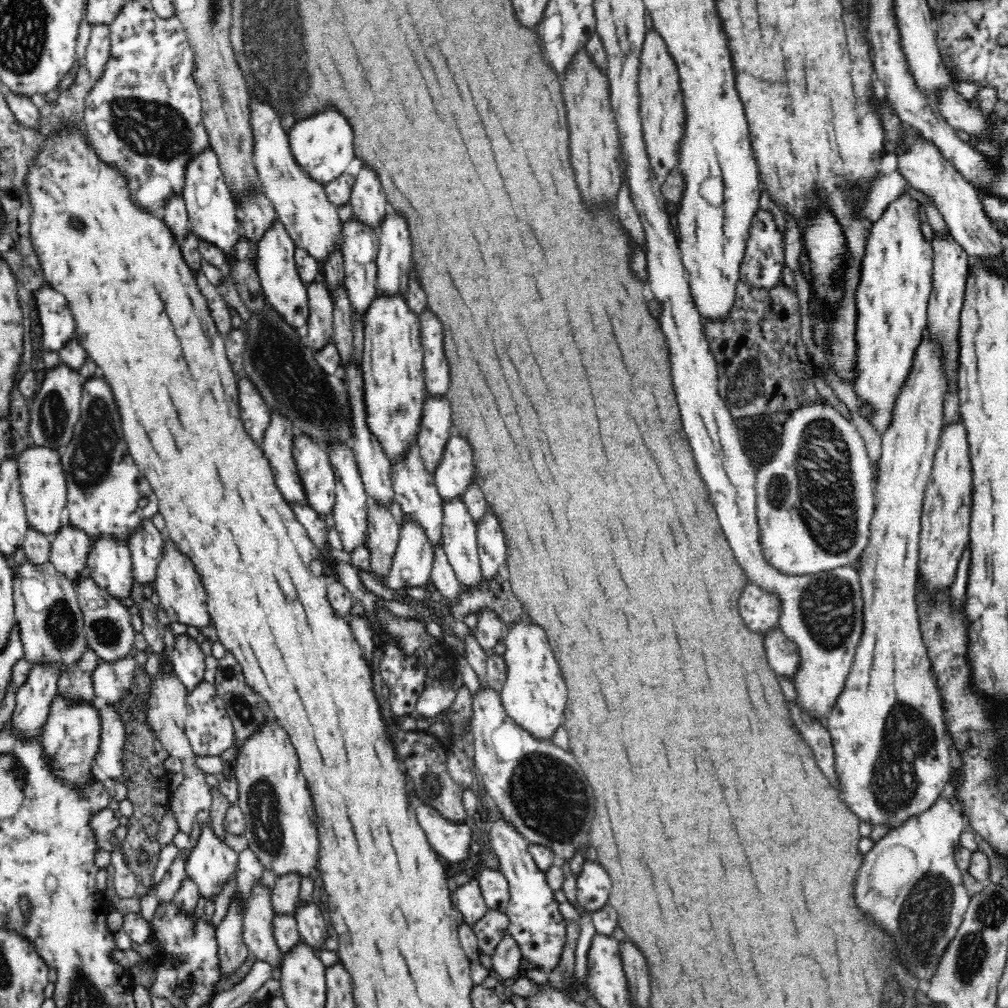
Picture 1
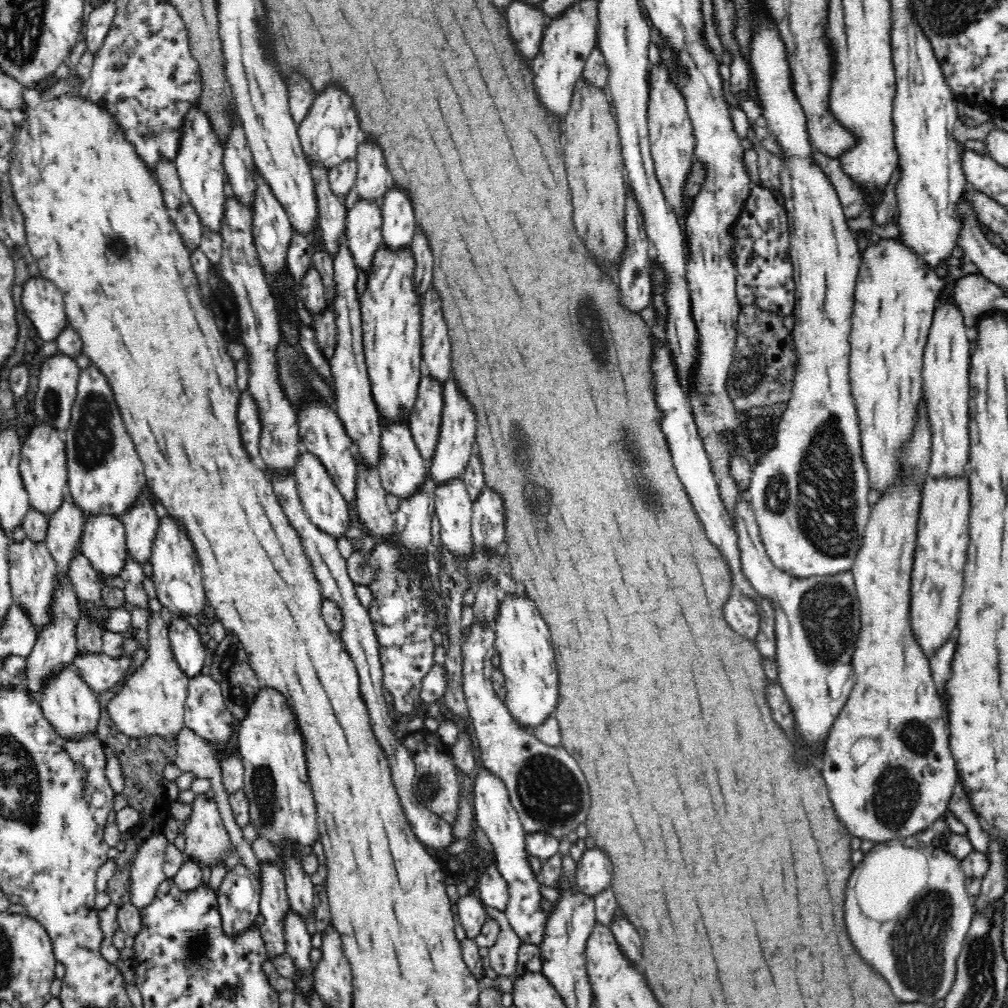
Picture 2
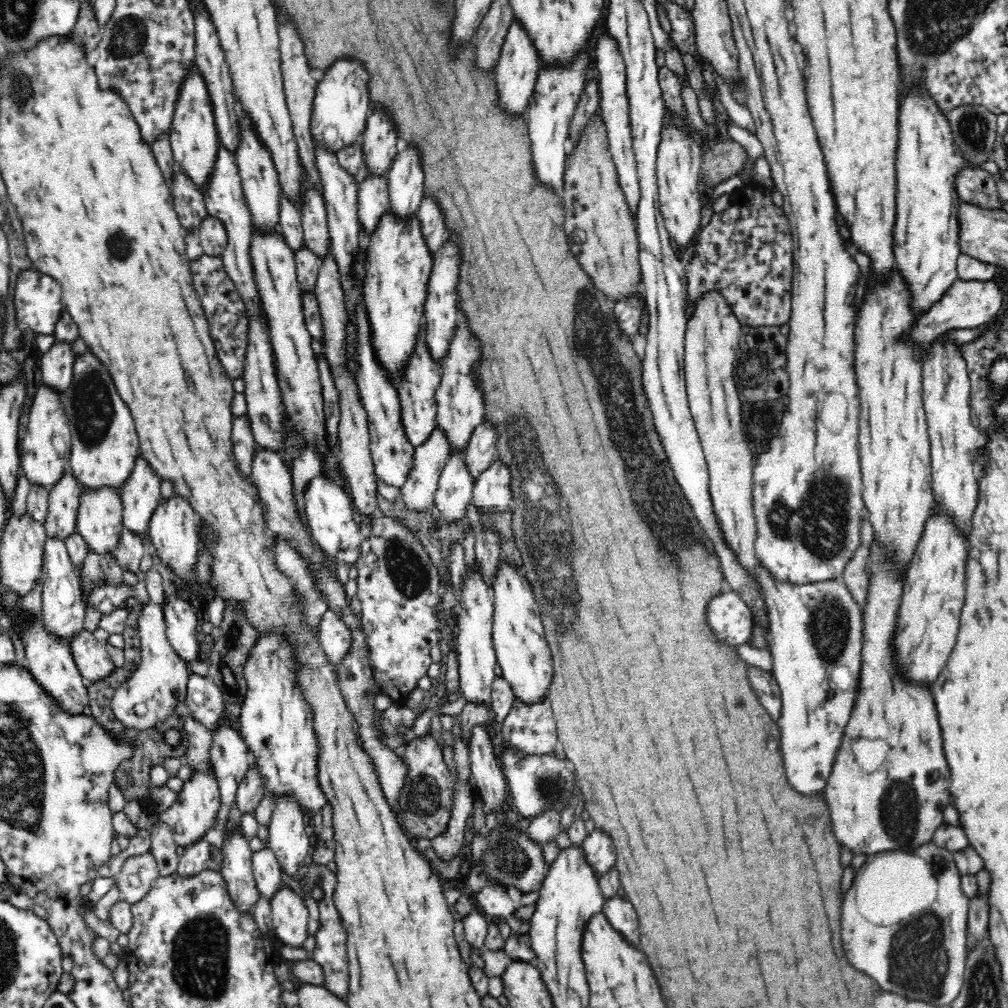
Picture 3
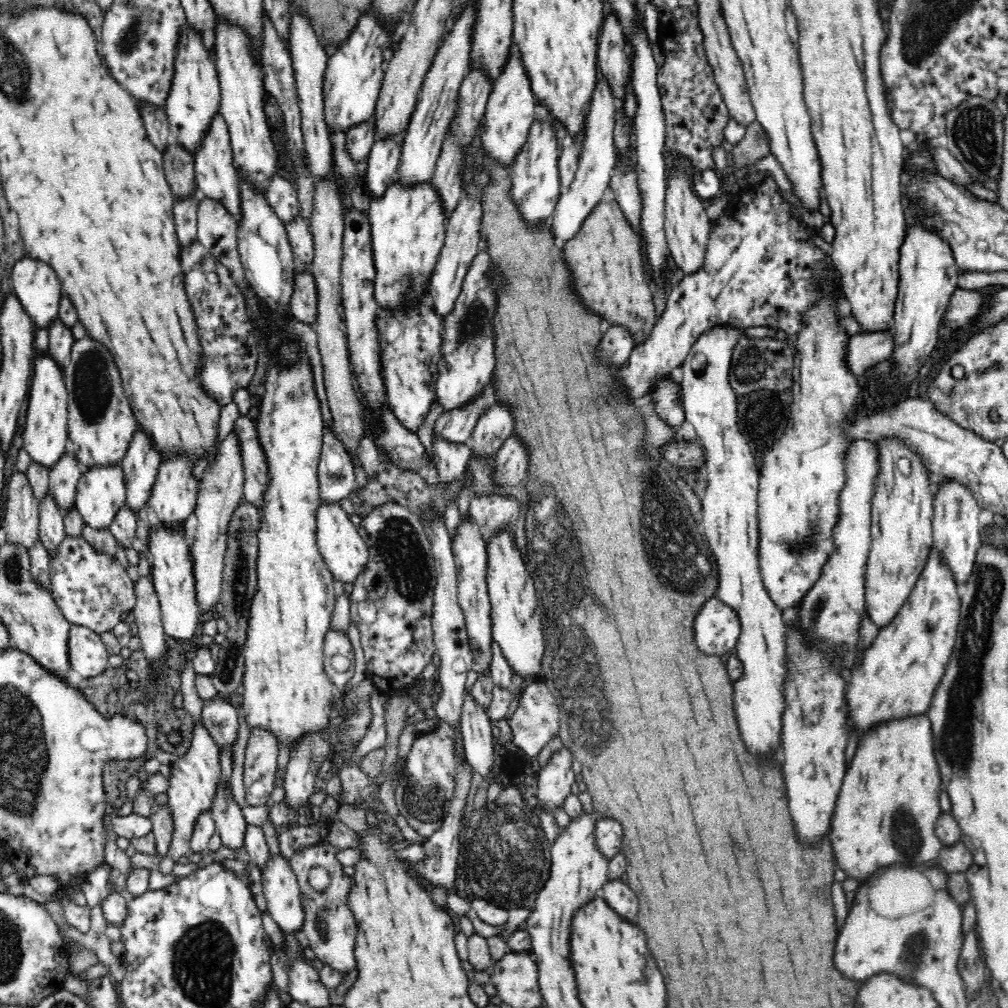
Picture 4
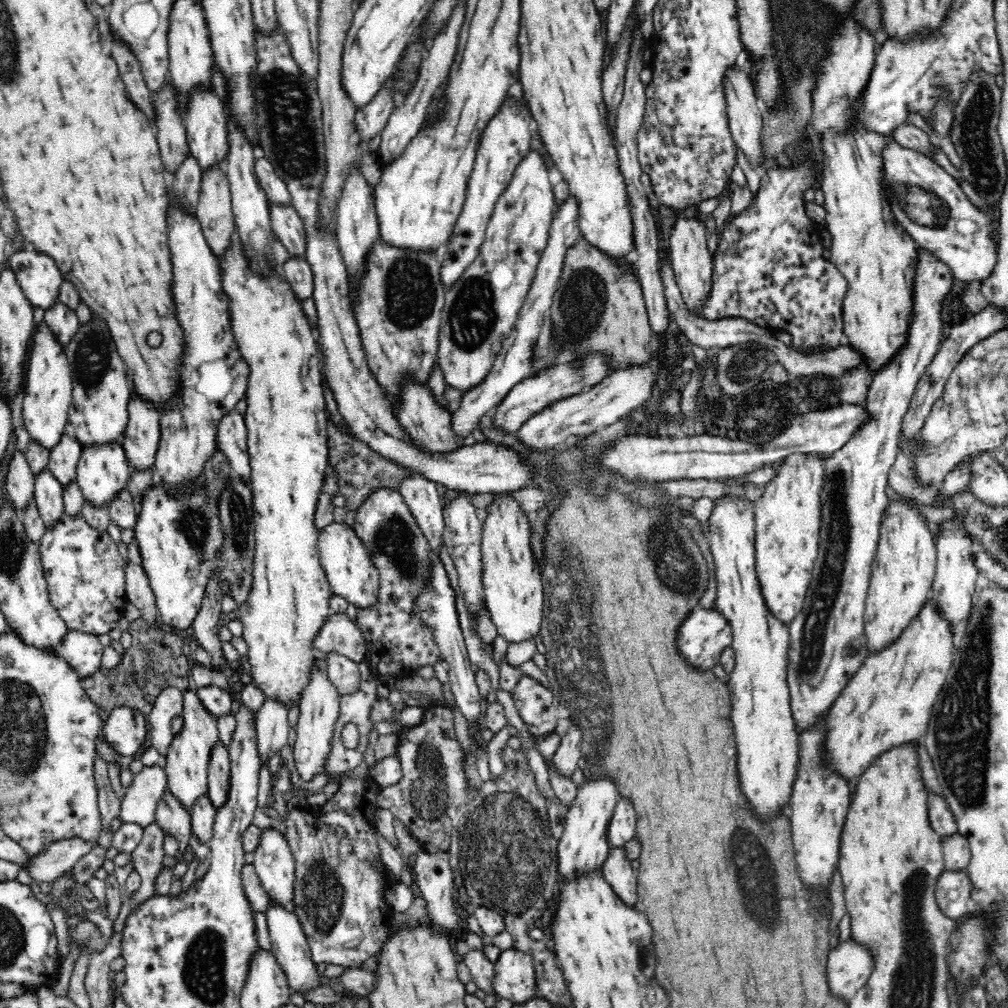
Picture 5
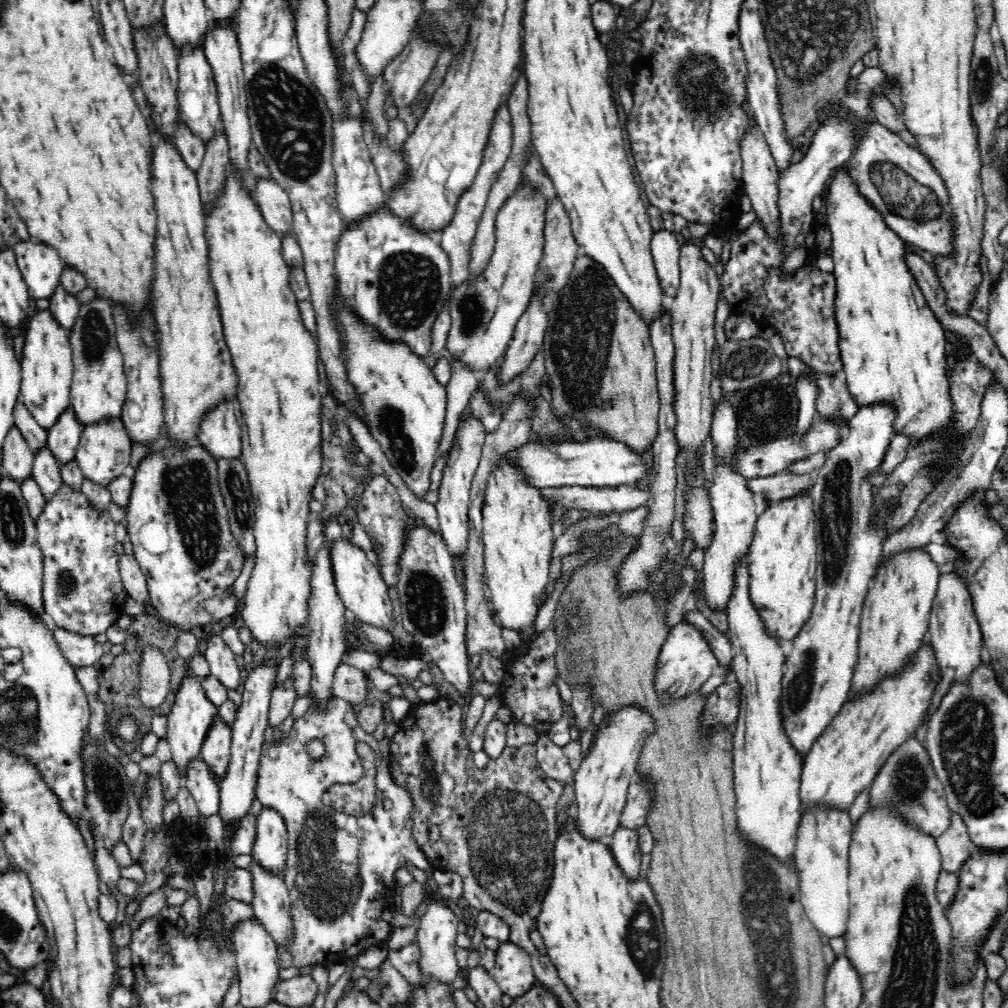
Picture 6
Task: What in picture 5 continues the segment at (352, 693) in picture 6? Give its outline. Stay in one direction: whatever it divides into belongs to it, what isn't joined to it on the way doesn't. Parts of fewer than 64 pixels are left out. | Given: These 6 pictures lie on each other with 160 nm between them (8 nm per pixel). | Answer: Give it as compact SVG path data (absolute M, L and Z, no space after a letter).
M330 651L324 655L323 666L330 683L337 691L341 695L349 695L358 691L362 680L358 671L358 662L338 651Z

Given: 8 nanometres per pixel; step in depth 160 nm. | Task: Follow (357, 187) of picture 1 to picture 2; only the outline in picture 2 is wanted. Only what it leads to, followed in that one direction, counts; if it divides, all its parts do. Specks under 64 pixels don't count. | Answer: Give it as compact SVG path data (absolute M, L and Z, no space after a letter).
M365 140L360 144L355 158L357 174L355 185L359 200L381 206L386 192L392 187L390 174L386 172L382 152Z

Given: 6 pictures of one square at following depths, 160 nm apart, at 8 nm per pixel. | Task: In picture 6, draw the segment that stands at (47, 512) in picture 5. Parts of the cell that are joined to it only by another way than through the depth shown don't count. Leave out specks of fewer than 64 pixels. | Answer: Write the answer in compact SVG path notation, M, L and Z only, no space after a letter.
M48 446L34 457L31 478L40 486L40 492L46 502L50 502L52 496L56 496L56 492L63 486L61 465L48 451Z

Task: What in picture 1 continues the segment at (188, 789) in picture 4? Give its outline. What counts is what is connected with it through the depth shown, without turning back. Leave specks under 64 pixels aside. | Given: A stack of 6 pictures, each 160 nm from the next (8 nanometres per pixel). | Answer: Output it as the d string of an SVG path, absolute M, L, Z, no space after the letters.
M204 823L202 838L190 852L185 869L202 900L214 902L222 888L237 875L238 862L239 853L214 834L210 823Z

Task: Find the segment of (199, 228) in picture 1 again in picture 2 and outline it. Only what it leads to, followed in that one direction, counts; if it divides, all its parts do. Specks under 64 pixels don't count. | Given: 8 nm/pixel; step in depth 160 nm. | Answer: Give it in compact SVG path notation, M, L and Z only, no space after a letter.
M194 108L188 113L188 126L182 135L181 147L174 165L187 201L190 202L190 207L195 212L203 231L220 234L227 208L227 176L223 167L223 146L212 130L207 116L202 114L199 108Z

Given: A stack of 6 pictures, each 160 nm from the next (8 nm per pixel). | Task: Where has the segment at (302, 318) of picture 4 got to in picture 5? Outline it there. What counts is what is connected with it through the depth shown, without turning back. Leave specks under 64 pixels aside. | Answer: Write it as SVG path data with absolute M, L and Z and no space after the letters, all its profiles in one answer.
M290 257L283 264L285 278L298 302L310 300L314 294L314 273L310 263L303 258Z

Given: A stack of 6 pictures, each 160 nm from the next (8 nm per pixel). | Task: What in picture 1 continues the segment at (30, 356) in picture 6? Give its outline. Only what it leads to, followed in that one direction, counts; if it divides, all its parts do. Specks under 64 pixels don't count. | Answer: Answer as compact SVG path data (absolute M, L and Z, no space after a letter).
M33 447L22 452L16 463L29 530L54 537L61 531L60 514L67 505L66 476L59 452L50 448Z

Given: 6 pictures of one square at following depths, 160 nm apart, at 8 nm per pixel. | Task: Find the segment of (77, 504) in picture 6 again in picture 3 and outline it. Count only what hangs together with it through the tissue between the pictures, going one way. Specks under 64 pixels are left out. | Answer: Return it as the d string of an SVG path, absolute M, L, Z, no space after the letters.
M144 581L138 582L135 586L104 584L100 588L94 588L88 596L83 596L82 594L82 601L84 601L84 606L90 603L92 607L98 607L102 611L102 615L105 615L110 614L117 608L122 608L129 597L136 598L142 605L151 602Z

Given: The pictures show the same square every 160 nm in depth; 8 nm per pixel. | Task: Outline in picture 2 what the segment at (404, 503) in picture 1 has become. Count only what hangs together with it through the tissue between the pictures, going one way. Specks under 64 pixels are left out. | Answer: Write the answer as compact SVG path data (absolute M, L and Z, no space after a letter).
M408 425L382 427L382 454L378 471L381 484L388 494L394 494L402 501L424 490L429 480L429 465L418 451Z

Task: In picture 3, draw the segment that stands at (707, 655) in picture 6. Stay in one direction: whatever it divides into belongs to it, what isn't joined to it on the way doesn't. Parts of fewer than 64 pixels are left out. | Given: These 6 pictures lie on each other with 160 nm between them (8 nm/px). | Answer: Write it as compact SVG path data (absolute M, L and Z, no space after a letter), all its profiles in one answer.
M732 590L710 602L710 624L728 644L750 643L756 624L751 608Z

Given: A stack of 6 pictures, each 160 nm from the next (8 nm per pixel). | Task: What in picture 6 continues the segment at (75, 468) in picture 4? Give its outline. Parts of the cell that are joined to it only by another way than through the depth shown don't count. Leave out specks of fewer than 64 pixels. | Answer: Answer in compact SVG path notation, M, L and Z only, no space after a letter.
M71 408L58 418L57 424L48 431L48 451L54 456L61 467L75 460L84 427L78 423Z

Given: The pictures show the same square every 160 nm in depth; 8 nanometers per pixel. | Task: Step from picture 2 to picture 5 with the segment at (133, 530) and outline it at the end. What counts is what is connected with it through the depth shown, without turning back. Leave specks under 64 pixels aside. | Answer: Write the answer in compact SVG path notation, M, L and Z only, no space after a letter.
M133 397L129 402L129 422L127 425L126 435L122 440L122 449L126 460L132 470L136 472L146 472L155 465L159 445L161 442L161 418L154 408L142 399Z

